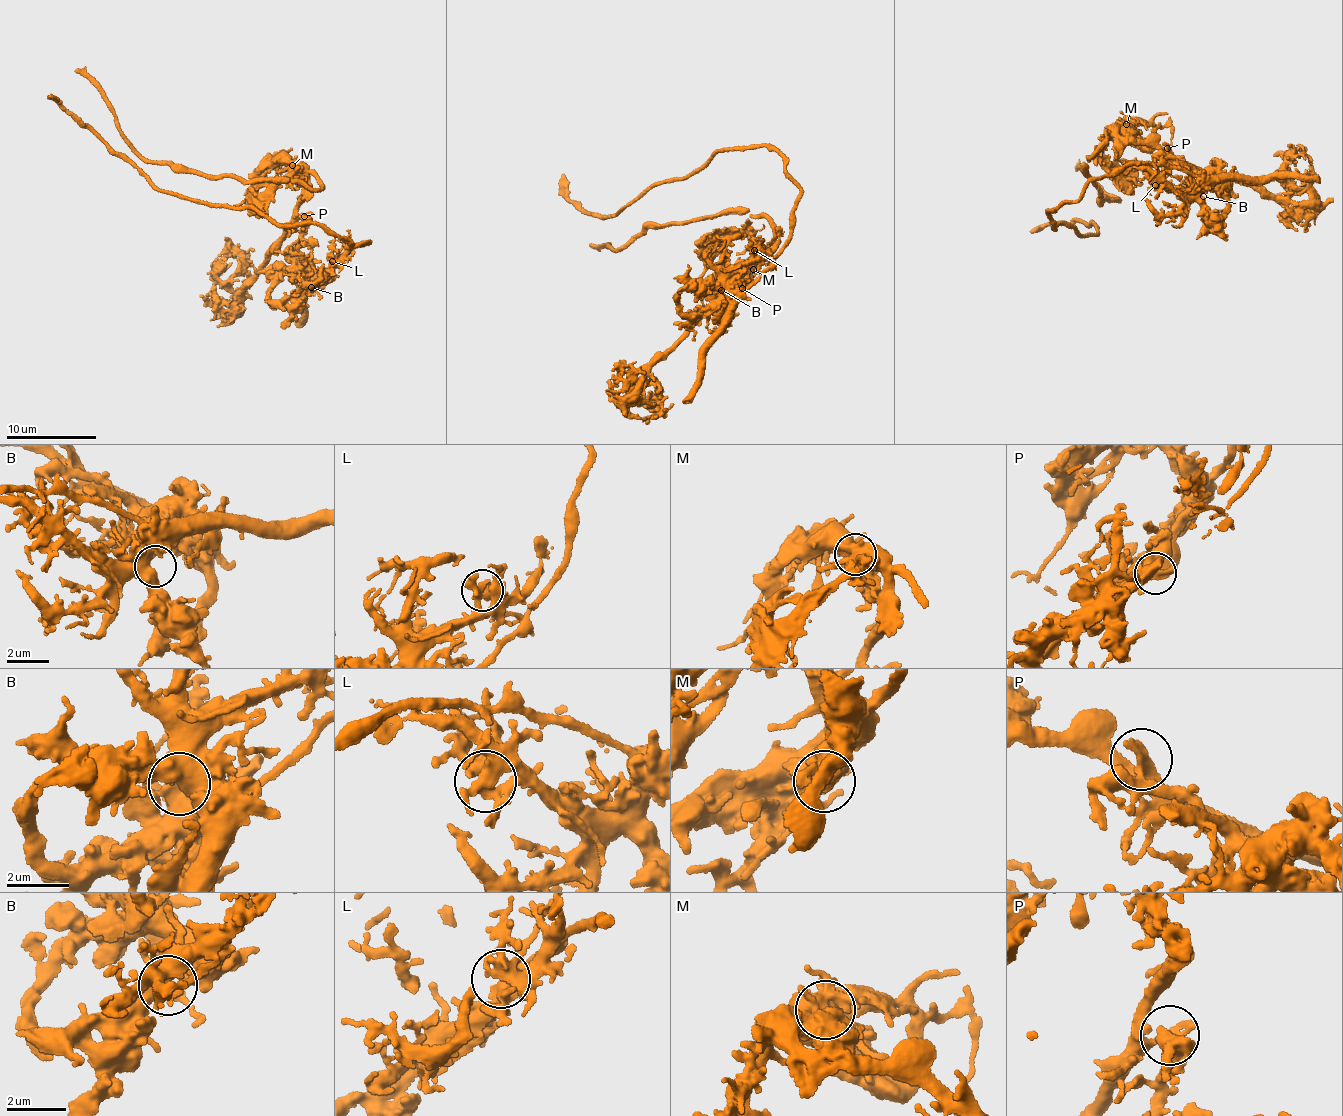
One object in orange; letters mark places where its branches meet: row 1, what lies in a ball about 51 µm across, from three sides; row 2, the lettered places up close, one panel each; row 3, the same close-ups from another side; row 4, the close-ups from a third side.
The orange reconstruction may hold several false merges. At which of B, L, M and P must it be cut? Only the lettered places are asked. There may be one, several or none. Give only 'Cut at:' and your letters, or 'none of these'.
Cut at: P

